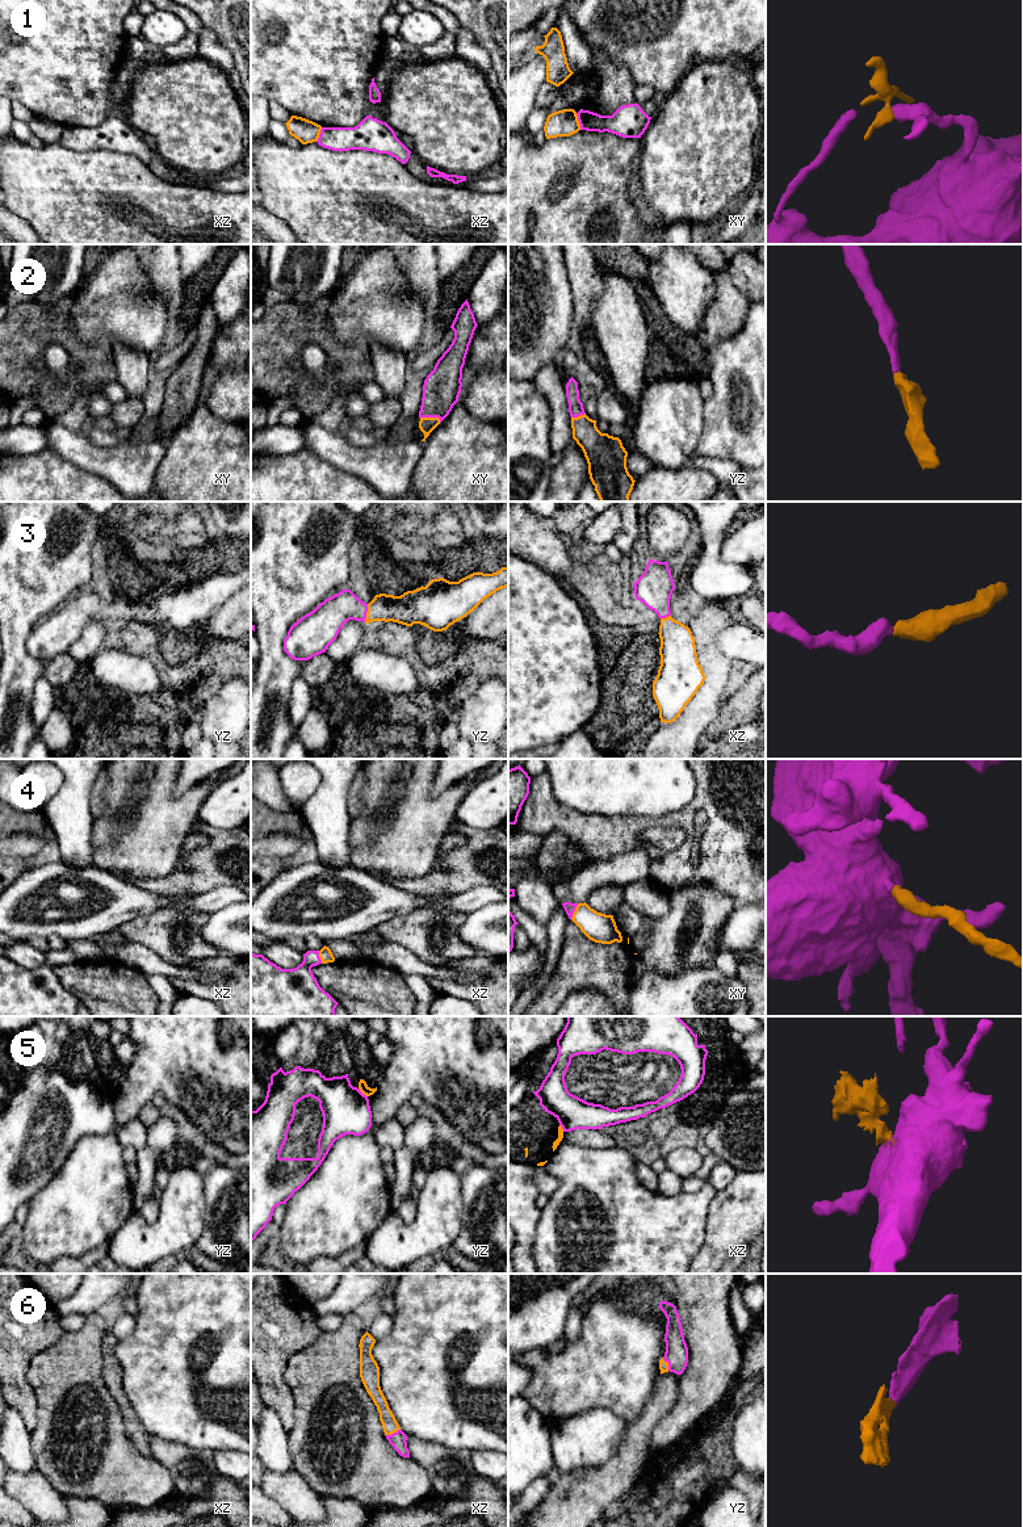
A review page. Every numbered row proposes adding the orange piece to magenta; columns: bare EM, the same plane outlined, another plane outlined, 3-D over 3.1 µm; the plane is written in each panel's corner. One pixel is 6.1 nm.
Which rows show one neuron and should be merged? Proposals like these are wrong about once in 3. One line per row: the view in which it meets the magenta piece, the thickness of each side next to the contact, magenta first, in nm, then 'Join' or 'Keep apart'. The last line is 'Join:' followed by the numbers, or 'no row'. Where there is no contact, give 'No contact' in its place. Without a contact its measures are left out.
1: Touches magenta in xy. Thickness 150 nm (magenta) against 160 nm. Keep apart
2: Touches magenta in xy. Thickness 220 nm (magenta) against 100 nm. Join
3: Touches magenta in yz. Thickness 200 nm (magenta) against 190 nm. Join
4: Touches magenta in xy. Thickness 70 nm (magenta) against 180 nm. Join
5: Touches magenta in yz. Thickness 300 nm (magenta) against 60 nm. Keep apart
6: Touches magenta in xz. Thickness 100 nm (magenta) against 100 nm. Join
Join: 2, 3, 4, 6

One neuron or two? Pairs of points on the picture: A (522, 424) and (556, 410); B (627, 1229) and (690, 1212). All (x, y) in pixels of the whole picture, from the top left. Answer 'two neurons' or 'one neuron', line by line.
A: two neurons
B: one neuron

